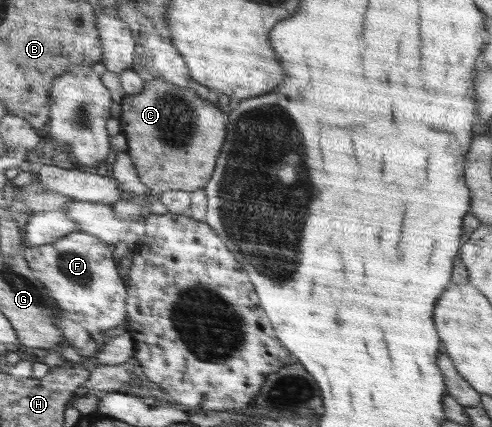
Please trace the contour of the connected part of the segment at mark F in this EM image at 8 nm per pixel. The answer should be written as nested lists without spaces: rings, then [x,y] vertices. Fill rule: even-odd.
[[[80,231],[66,234],[54,243],[23,247],[20,255],[56,301],[59,315],[55,325],[62,331],[65,342],[82,356],[82,360],[89,356],[95,360],[110,339],[103,332],[116,326],[125,326],[127,317],[127,290],[108,244]]]

